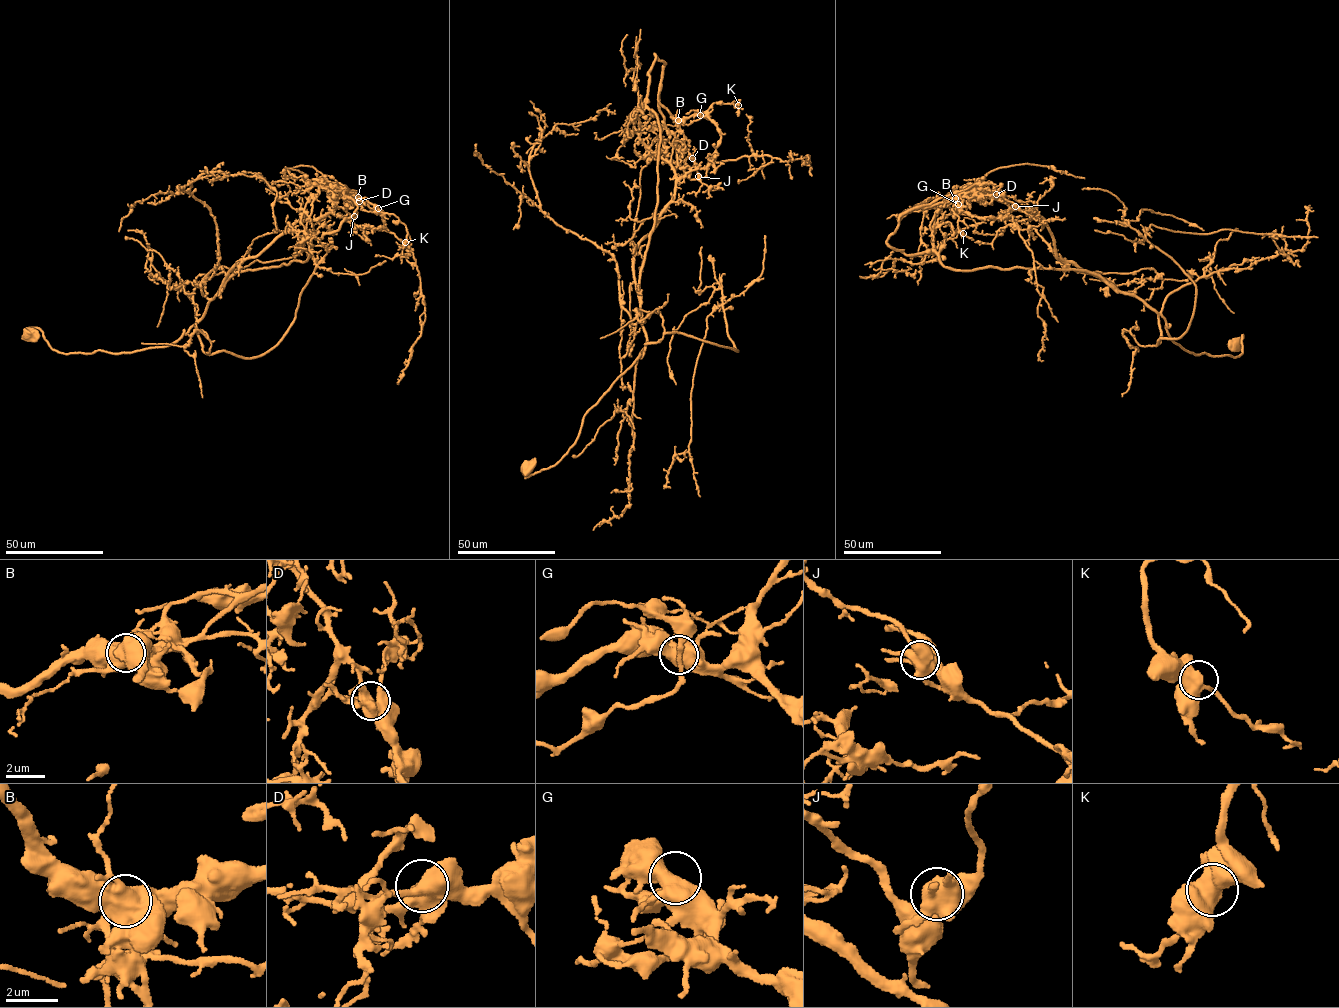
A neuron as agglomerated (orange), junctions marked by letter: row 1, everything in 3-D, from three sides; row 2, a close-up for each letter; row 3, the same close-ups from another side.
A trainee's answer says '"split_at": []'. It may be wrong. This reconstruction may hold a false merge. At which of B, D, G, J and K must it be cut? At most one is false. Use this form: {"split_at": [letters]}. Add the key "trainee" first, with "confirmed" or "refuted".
{"trainee": "confirmed", "split_at": []}

